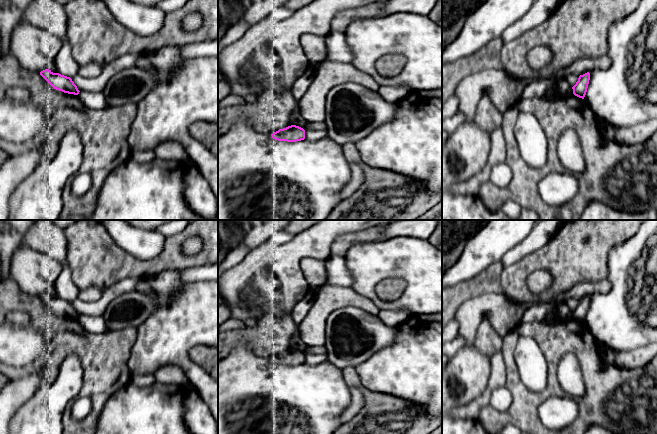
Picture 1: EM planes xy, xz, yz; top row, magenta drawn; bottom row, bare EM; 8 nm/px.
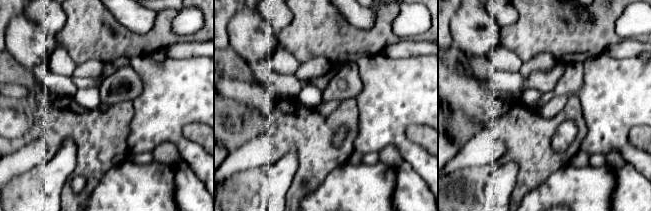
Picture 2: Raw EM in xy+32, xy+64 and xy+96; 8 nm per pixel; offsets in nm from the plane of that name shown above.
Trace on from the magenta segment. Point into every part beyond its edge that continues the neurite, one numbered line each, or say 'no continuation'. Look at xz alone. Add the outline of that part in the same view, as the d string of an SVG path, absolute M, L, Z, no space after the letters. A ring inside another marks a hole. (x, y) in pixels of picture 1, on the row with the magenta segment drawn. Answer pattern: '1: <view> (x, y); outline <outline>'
no continuation

